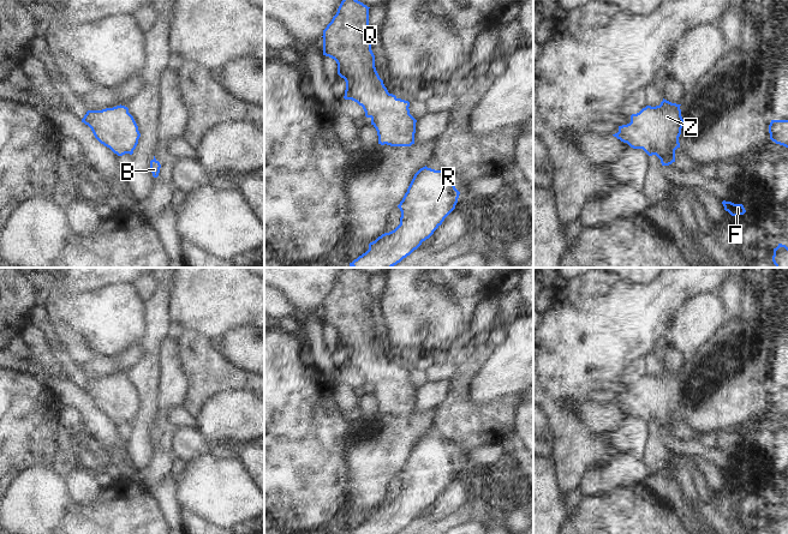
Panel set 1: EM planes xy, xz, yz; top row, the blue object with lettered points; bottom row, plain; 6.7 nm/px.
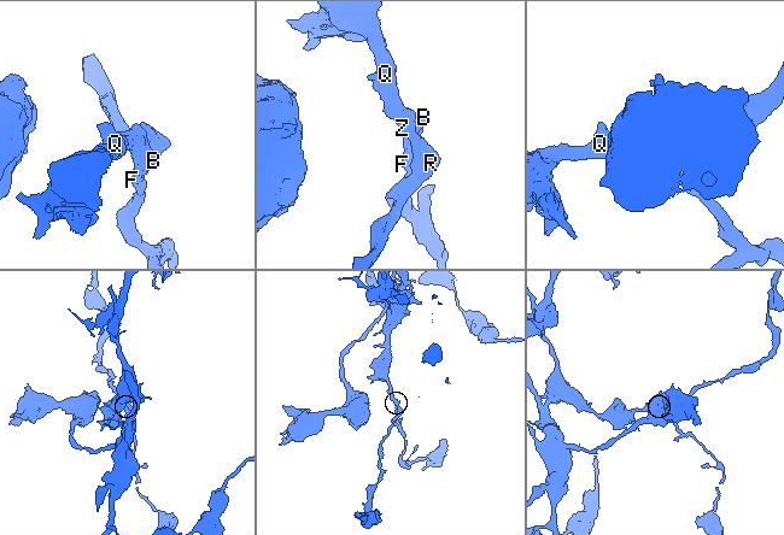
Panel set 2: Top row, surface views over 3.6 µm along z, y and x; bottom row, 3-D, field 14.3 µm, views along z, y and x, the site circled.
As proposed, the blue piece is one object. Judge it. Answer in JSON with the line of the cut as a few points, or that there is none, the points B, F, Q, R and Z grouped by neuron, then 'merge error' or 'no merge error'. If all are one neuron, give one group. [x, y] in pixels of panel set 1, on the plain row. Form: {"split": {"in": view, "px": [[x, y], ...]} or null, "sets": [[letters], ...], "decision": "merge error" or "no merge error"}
{"split": null, "sets": [["B", "F", "Q", "R", "Z"]], "decision": "no merge error"}

